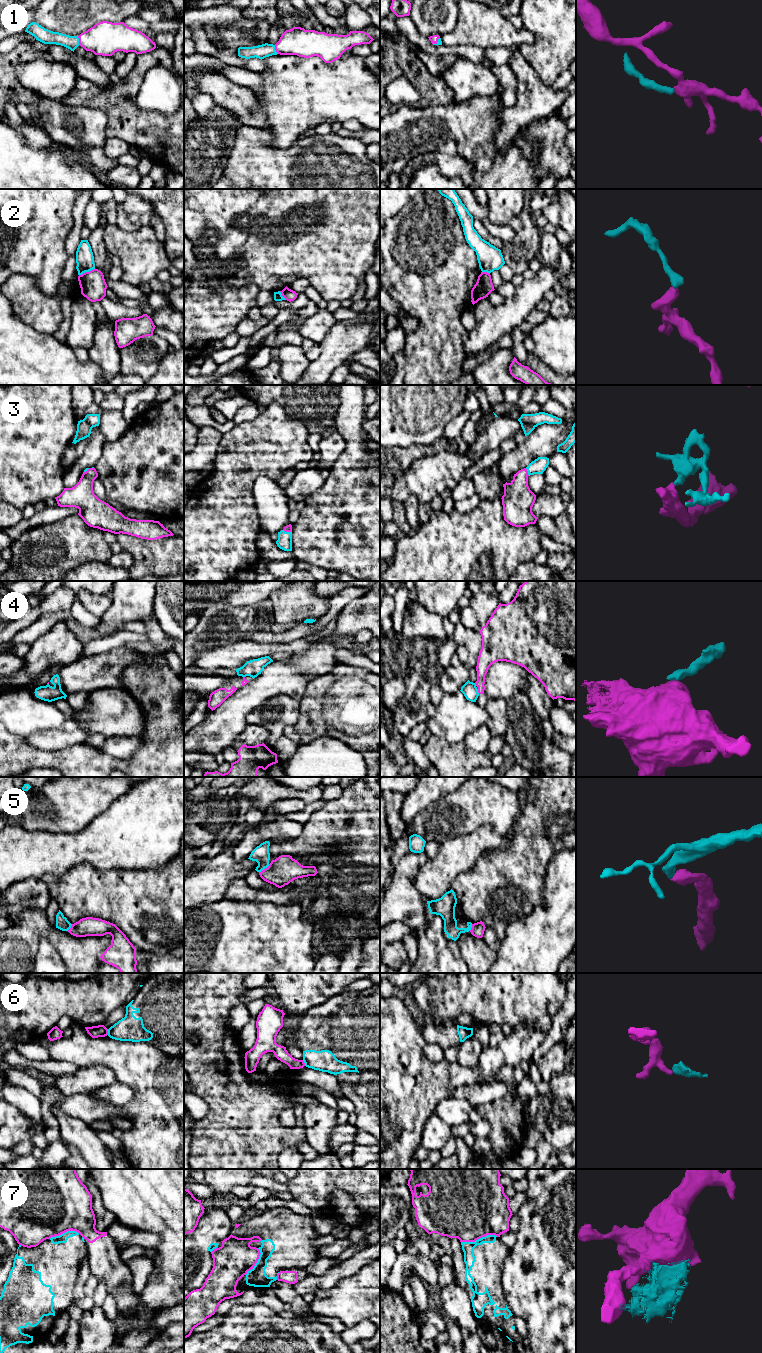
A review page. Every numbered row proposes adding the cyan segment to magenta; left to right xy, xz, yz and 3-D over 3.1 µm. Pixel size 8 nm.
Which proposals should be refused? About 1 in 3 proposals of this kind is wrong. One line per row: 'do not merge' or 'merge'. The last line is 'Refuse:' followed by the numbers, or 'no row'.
1: merge
2: do not merge
3: merge
4: merge
5: merge
6: do not merge
7: do not merge
Refuse: 2, 6, 7

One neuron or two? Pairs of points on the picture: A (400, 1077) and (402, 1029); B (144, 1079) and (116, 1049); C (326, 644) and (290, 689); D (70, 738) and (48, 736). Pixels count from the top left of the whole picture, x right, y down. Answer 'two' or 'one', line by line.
A: one
B: one
C: one
D: one

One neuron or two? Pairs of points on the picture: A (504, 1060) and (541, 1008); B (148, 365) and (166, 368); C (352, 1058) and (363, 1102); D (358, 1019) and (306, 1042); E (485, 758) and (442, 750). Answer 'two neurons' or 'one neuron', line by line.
A: two neurons
B: two neurons
C: one neuron
D: one neuron
E: one neuron

